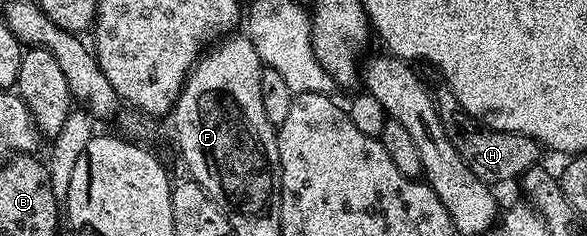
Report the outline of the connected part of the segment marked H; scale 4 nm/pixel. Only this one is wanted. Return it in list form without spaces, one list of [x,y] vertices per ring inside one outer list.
[[[441,88],[441,91],[436,91],[435,101],[439,116],[445,123],[447,140],[451,140],[451,144],[455,144],[455,152],[459,152],[459,156],[463,156],[467,168],[471,168],[471,172],[475,172],[475,176],[479,180],[490,184],[509,182],[512,178],[514,181],[520,179],[522,174],[542,161],[543,150],[535,139],[522,134],[490,130],[488,126],[482,126],[468,116],[463,117],[461,106],[449,89]]]

